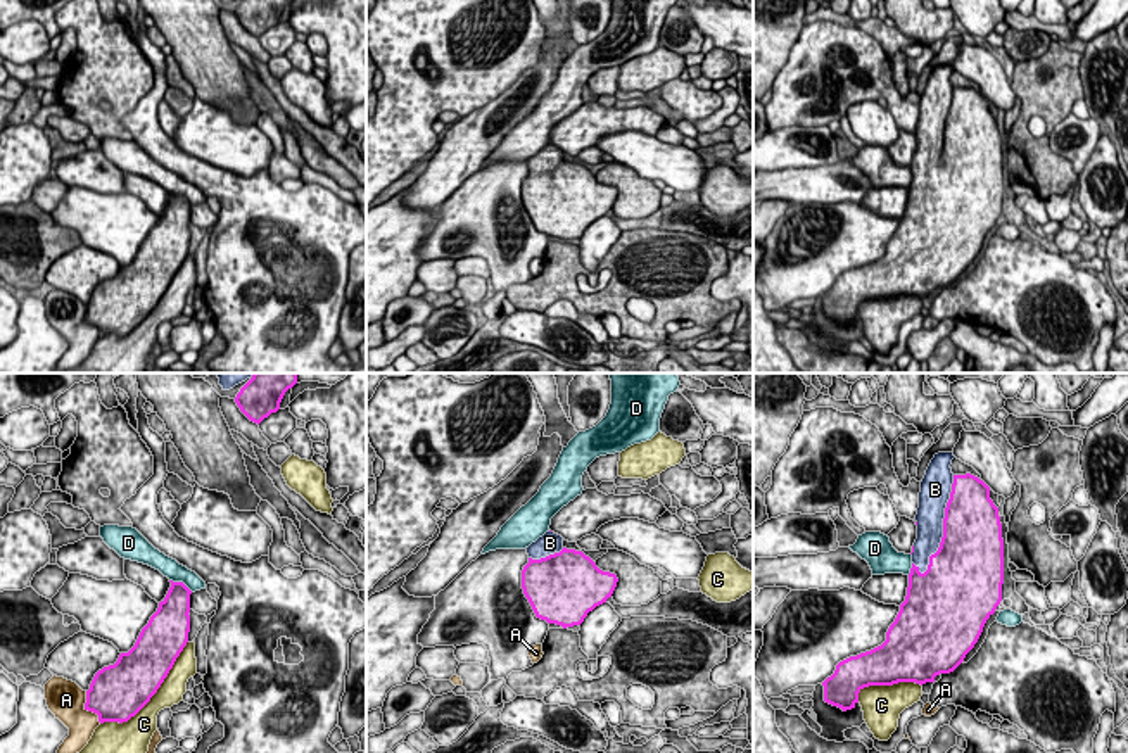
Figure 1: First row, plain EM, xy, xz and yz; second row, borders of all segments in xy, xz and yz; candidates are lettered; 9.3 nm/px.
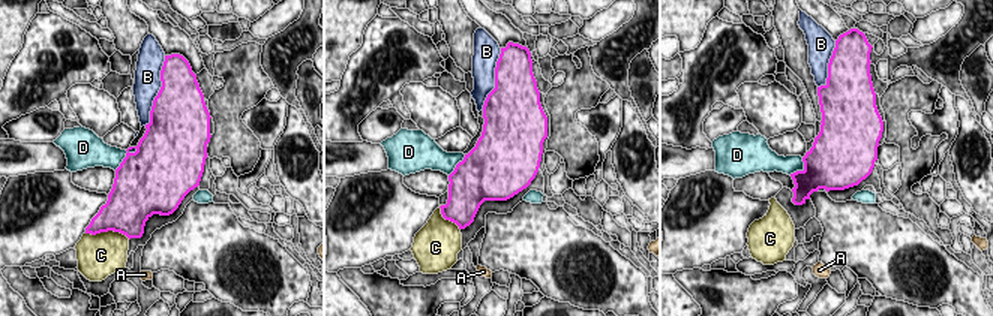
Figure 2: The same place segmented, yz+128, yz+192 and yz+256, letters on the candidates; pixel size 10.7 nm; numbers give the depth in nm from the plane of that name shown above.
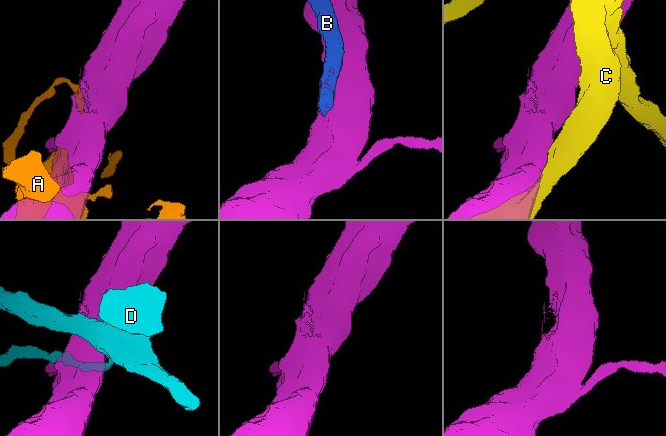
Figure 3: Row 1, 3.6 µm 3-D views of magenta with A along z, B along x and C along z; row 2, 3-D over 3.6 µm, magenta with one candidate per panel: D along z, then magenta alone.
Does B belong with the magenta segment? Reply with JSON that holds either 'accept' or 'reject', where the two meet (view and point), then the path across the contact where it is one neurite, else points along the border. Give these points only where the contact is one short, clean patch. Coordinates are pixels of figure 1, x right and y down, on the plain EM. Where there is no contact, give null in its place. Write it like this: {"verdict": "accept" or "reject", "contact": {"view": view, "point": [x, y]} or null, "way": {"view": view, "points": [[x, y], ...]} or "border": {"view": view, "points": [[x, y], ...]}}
{"verdict": "accept", "contact": {"view": "yz", "point": [944, 139]}}

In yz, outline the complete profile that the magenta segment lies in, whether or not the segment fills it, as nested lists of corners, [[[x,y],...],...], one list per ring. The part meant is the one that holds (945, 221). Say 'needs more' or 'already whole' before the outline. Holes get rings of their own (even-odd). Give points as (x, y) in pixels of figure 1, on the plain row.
needs more | [[[954,66],[935,67],[921,95],[907,209],[886,254],[840,275],[834,287],[822,295],[824,314],[843,325],[855,321],[864,301],[898,295],[922,299],[935,295],[940,287],[954,285],[1002,214],[1004,152],[998,121],[983,93],[971,86],[952,86],[954,71]]]

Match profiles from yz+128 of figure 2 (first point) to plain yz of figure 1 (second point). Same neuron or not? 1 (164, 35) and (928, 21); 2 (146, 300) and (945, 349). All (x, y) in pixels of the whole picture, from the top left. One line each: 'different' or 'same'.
1: different
2: same

